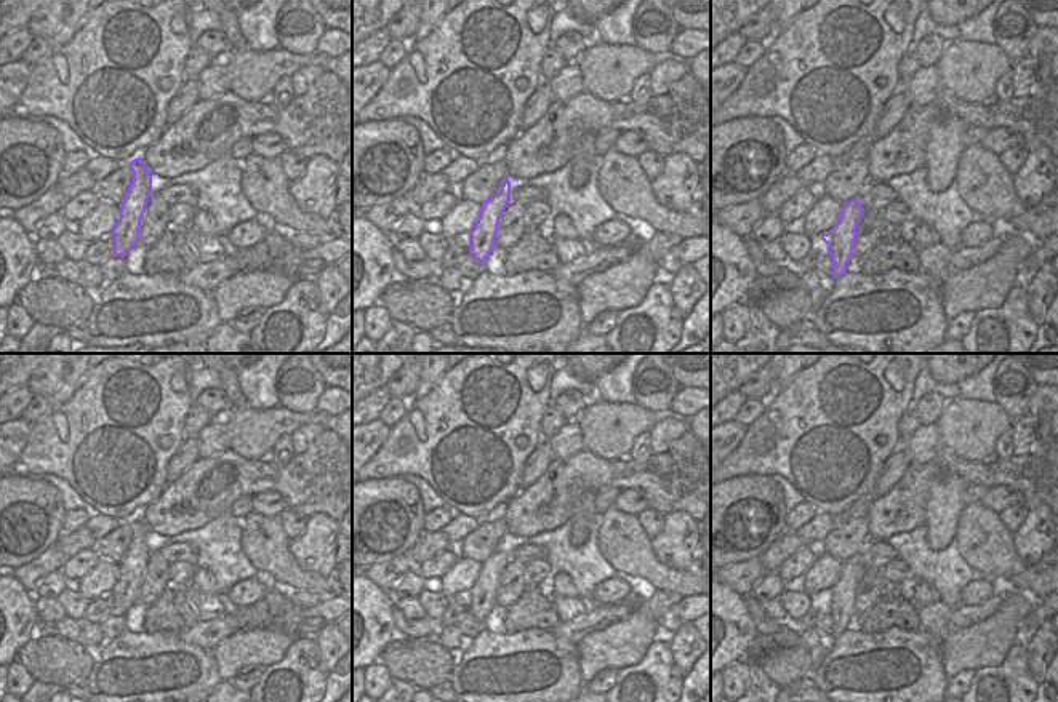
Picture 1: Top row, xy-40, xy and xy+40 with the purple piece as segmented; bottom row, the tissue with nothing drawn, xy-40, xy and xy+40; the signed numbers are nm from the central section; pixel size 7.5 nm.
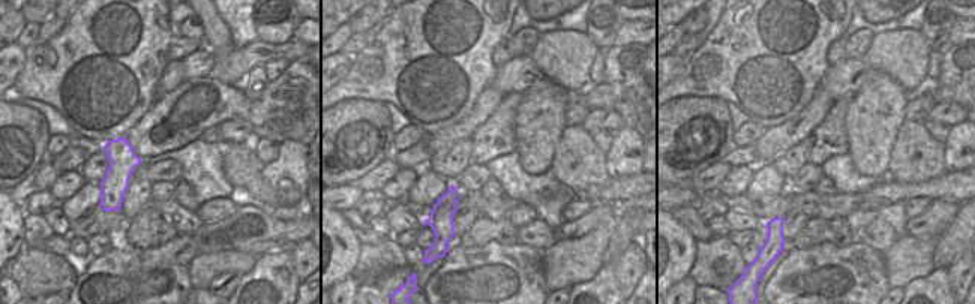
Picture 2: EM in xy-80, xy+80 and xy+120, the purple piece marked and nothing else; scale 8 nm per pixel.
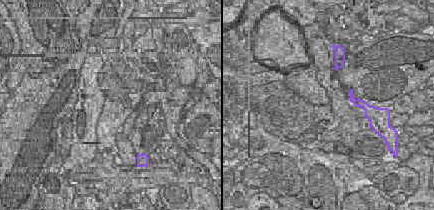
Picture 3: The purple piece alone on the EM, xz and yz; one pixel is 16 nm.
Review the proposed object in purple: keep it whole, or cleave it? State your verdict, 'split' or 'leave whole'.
leave whole

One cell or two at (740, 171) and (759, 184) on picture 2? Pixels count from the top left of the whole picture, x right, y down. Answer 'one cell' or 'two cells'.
two cells

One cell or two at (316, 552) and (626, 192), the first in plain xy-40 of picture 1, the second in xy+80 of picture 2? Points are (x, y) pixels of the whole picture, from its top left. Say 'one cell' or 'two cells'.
two cells

